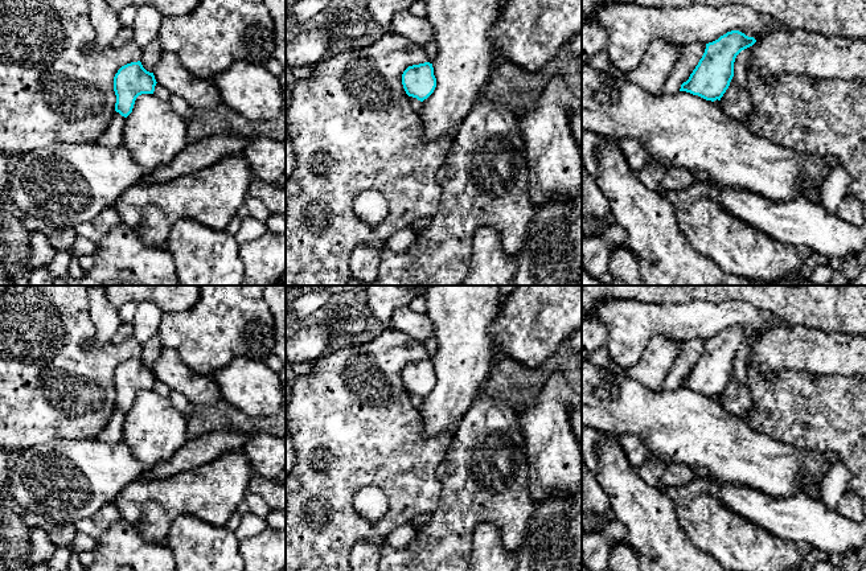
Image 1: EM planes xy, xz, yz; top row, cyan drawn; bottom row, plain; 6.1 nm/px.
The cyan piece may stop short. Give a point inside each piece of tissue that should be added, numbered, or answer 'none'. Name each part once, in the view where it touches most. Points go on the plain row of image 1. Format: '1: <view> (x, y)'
none

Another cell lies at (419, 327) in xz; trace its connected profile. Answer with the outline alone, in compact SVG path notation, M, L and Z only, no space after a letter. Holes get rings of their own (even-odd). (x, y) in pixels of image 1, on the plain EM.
M410 307L398 308L391 319L391 328L424 342L434 337L435 329L427 313L414 312Z

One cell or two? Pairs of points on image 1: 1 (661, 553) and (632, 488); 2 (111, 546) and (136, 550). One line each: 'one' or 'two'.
1: one
2: one

